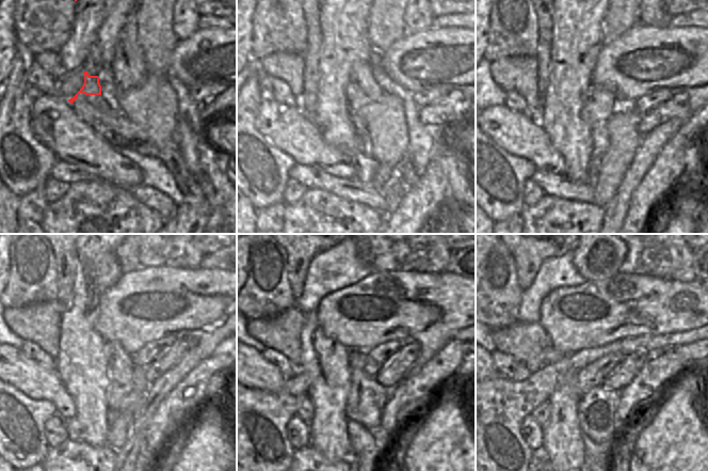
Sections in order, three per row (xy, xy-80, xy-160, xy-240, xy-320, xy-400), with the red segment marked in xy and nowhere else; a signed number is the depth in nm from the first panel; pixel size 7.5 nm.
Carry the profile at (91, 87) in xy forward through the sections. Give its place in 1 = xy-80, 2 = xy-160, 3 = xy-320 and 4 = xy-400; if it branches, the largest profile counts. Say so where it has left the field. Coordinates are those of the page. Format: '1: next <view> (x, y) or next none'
1: next xy-80 (311, 75)
2: next xy-160 (544, 16)
3: next xy-320 (299, 255)
4: next xy-400 (529, 255)

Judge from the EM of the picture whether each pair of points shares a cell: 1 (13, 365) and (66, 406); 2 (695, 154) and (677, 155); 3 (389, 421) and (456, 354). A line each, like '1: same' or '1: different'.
1: same
2: different
3: same

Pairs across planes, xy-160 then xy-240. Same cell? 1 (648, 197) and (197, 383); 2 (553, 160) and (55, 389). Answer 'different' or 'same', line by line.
1: same
2: same

